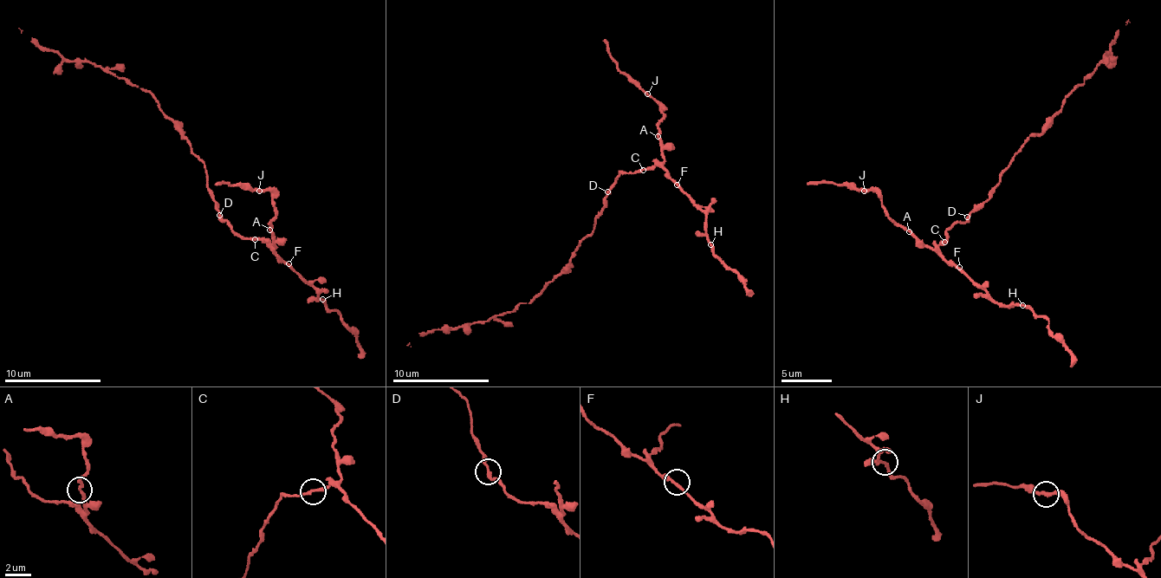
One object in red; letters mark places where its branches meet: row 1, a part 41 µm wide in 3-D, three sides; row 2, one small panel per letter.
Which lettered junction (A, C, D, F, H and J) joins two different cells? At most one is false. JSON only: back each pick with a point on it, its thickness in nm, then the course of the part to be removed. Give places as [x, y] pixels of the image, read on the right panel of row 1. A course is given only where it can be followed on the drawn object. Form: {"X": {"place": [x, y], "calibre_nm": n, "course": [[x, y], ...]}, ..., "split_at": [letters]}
{"split_at": []}

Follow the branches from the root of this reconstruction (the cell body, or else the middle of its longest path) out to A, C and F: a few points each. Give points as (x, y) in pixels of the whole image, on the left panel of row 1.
A: (210, 193), (219, 215), (238, 234), (265, 239), (275, 246), (275, 234), (269, 230)
C: (210, 193), (219, 215), (238, 234), (255, 239)
F: (210, 193), (219, 215), (238, 234), (262, 239), (288, 263)

